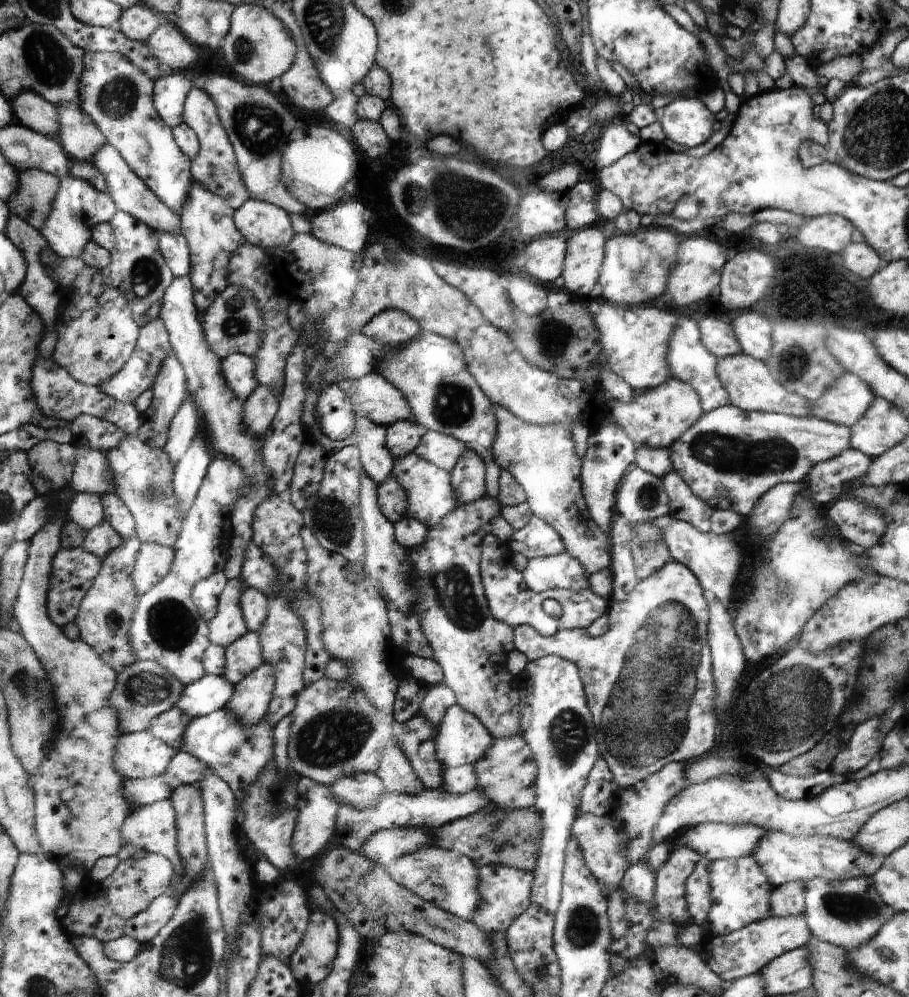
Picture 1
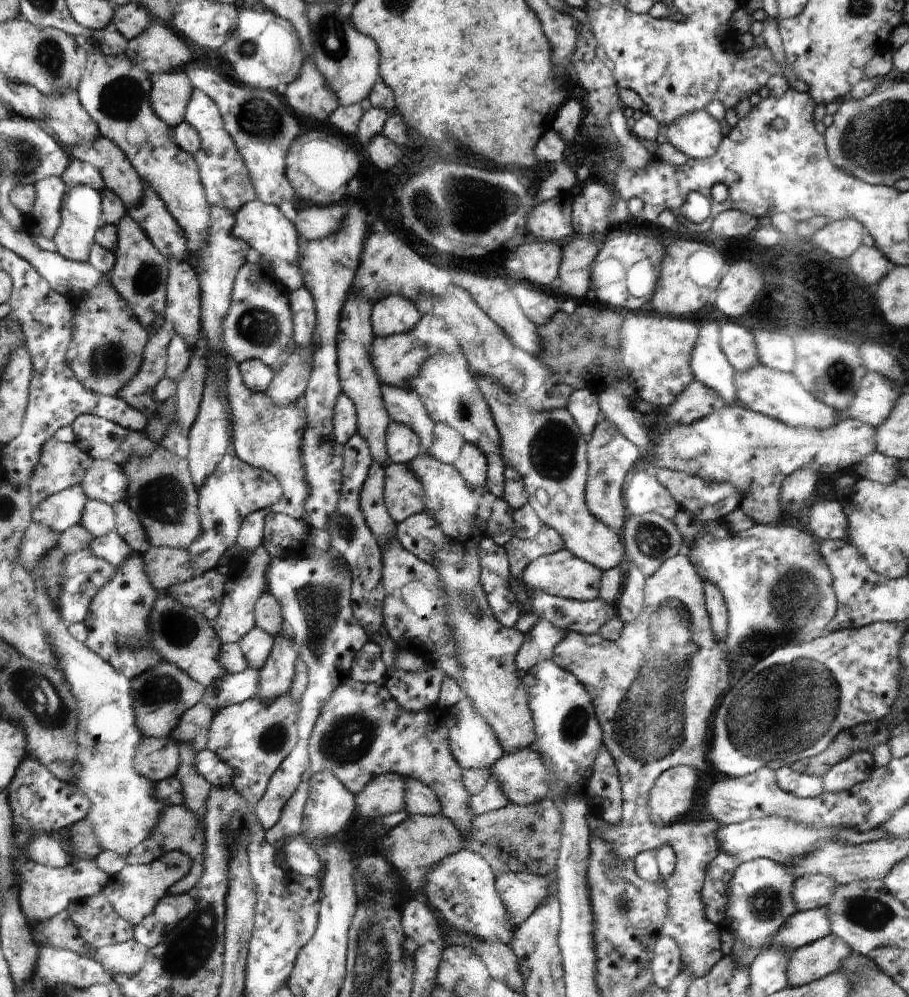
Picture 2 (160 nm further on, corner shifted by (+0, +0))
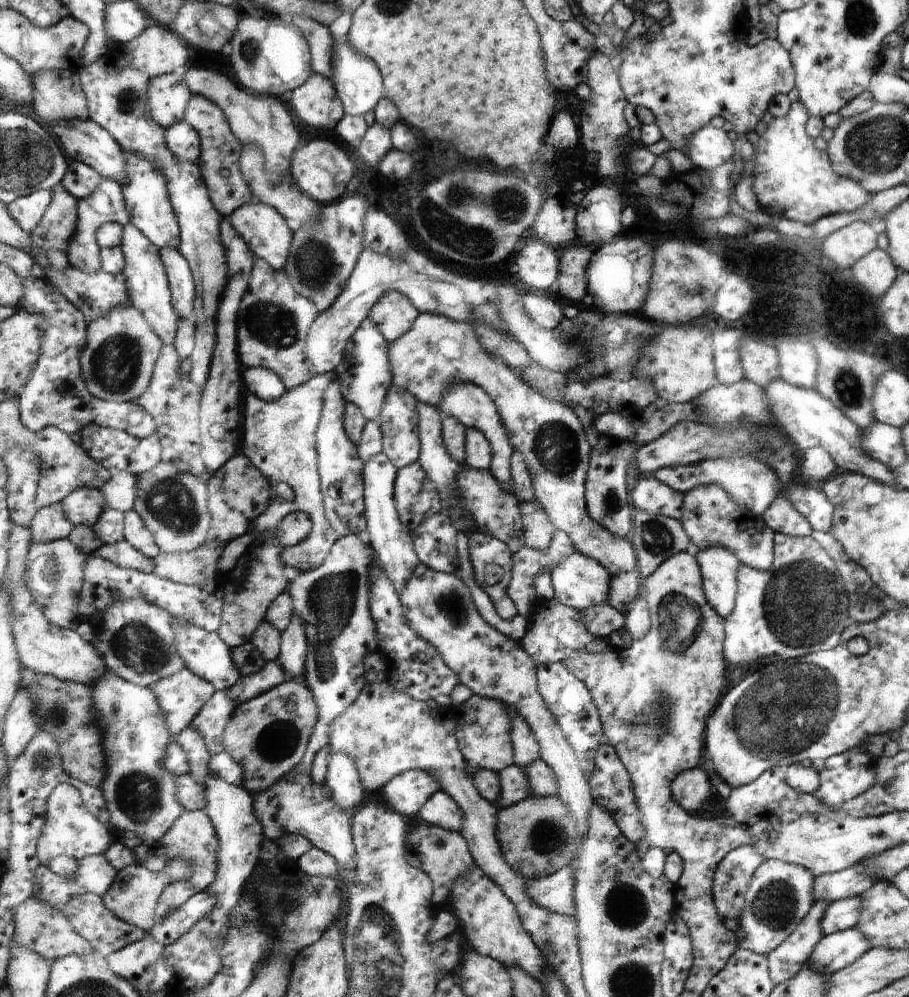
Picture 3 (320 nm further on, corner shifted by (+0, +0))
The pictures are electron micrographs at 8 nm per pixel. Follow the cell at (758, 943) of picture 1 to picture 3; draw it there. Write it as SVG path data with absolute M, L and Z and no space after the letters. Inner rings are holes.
M858 895L847 899L832 901L825 908L821 927L824 934L843 931L856 927L861 922L863 896Z

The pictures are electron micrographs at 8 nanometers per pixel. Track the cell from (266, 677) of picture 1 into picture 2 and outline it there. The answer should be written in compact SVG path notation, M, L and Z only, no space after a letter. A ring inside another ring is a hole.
M276 635L276 644L269 660L261 668L259 694L261 699L275 699L286 695L293 683L297 651L293 640L284 635Z

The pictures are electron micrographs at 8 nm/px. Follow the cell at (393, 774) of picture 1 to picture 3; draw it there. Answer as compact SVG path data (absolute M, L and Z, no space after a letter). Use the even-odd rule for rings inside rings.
M446 791L435 793L422 808L419 818L430 825L461 832L463 810Z

